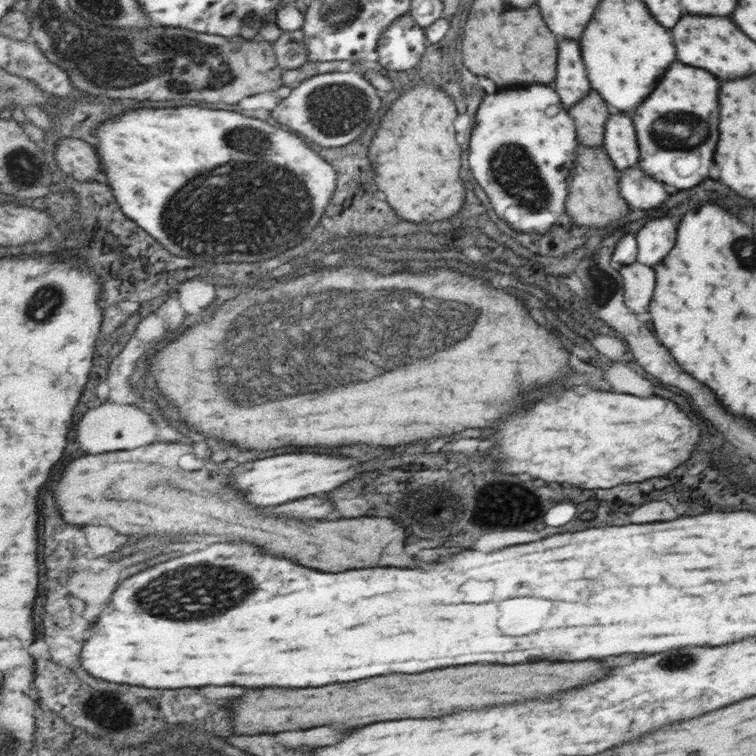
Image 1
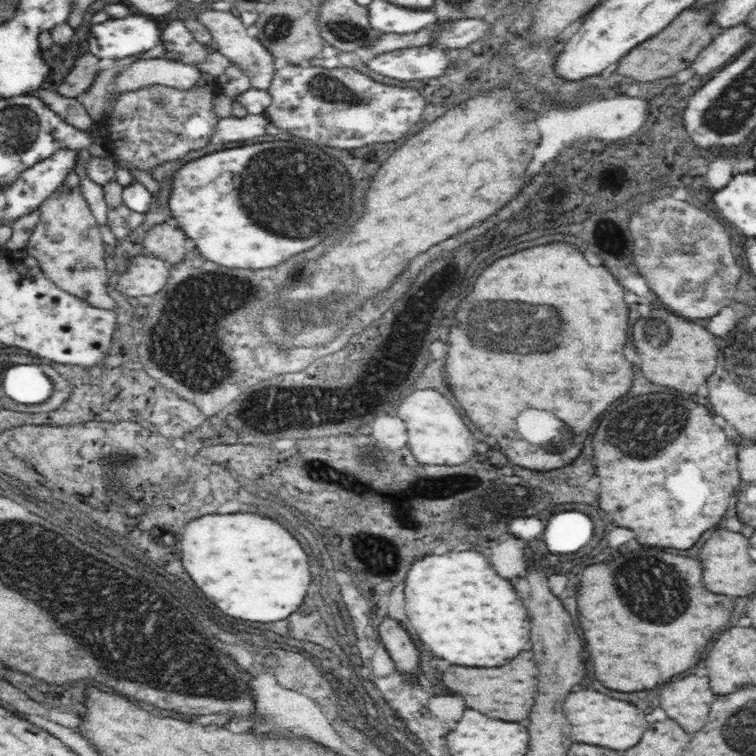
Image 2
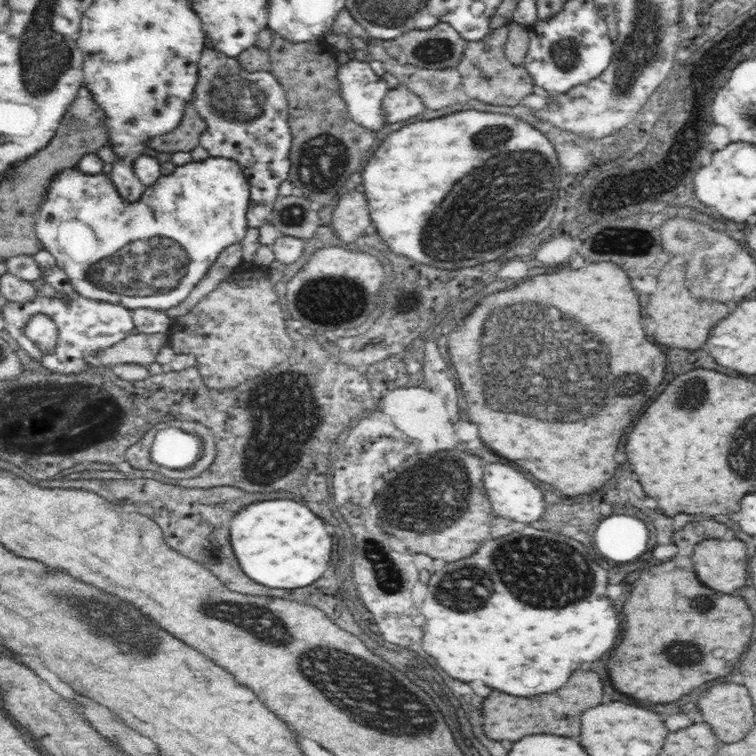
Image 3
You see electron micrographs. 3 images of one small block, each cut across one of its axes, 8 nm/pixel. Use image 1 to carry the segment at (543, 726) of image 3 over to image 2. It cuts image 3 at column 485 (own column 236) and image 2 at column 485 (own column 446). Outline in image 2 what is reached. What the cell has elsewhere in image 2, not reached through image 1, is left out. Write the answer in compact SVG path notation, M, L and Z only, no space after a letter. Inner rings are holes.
M520 652L514 662L510 660L502 668L462 668L462 666L450 666L442 682L446 688L450 688L456 694L462 694L468 708L474 708L490 718L498 720L524 720L530 714L530 708L534 704L534 692L538 680L534 678L538 674L538 668L532 660L532 652Z

